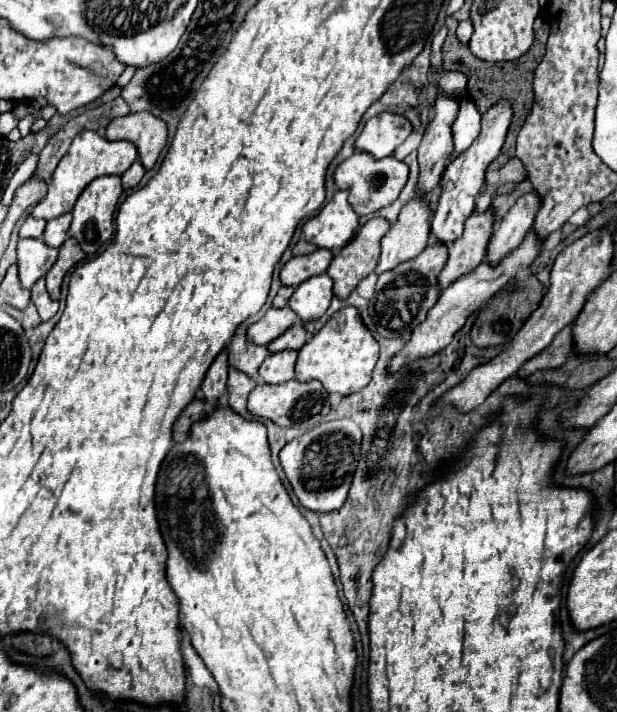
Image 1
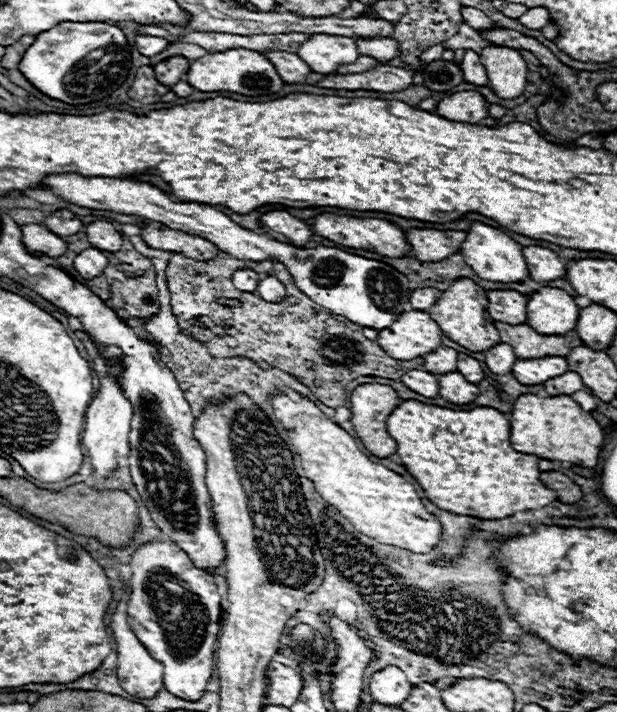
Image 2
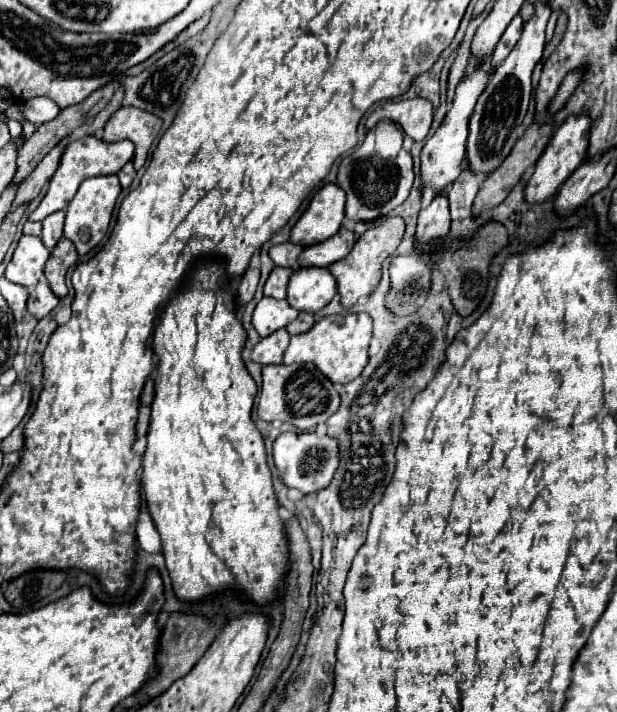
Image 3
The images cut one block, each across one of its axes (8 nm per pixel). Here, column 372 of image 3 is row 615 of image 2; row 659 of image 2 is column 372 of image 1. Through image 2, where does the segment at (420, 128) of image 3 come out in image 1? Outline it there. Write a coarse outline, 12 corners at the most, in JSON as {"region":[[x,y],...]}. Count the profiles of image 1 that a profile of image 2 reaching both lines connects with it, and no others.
{"region":[[382,112],[364,124],[356,148],[392,156],[412,132],[408,118]]}

